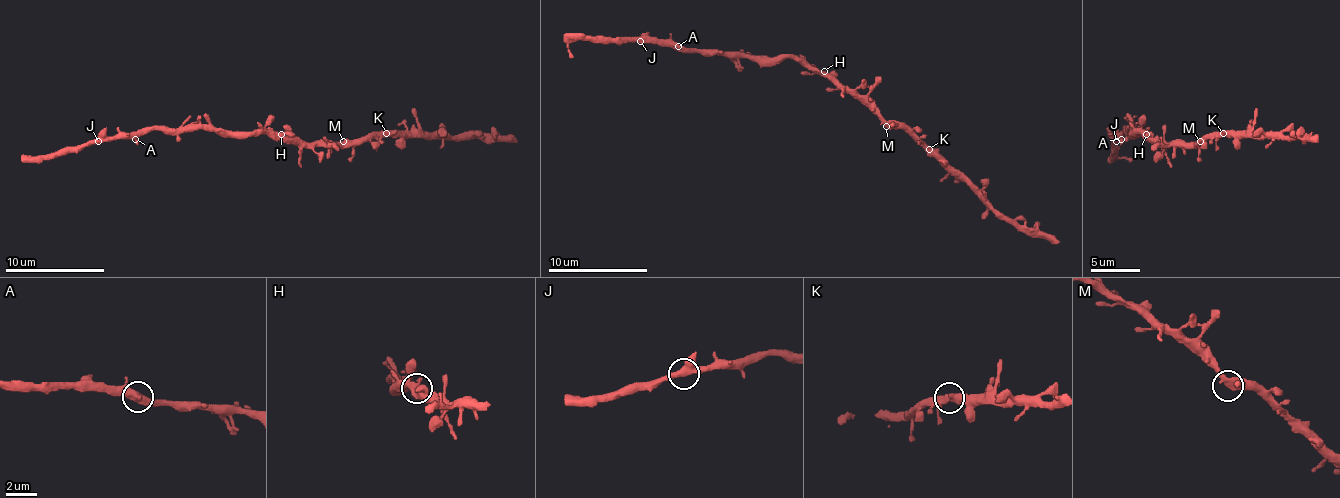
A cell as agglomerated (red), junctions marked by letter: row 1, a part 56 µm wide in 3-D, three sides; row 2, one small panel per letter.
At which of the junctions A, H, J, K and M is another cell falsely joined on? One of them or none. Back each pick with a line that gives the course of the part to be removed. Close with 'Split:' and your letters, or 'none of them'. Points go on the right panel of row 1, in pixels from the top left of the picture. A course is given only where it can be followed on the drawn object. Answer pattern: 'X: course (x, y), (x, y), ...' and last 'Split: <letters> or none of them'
Split: none of them

